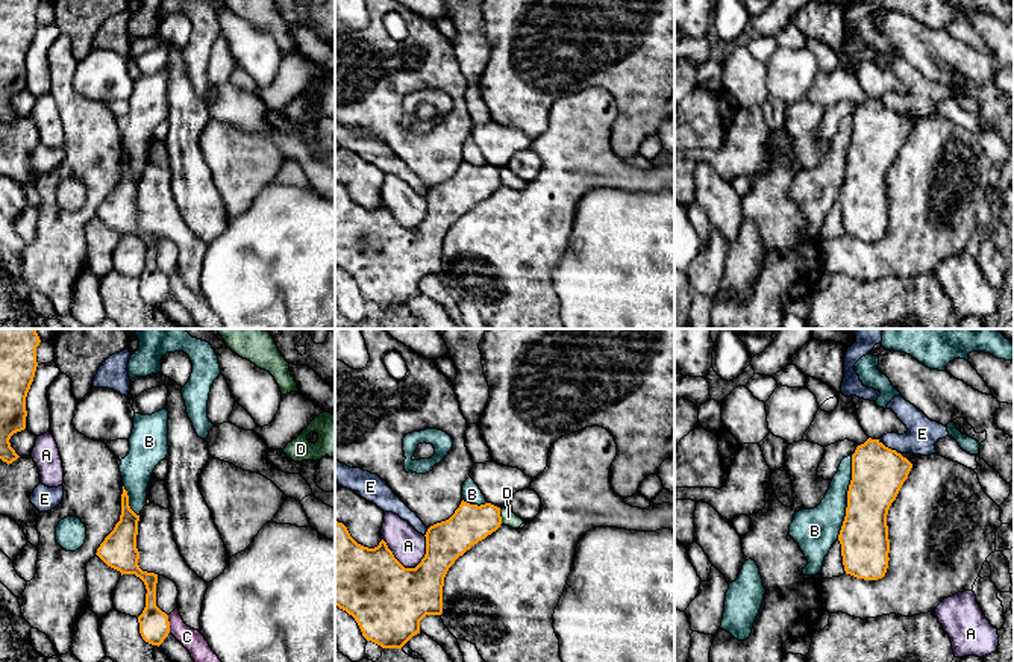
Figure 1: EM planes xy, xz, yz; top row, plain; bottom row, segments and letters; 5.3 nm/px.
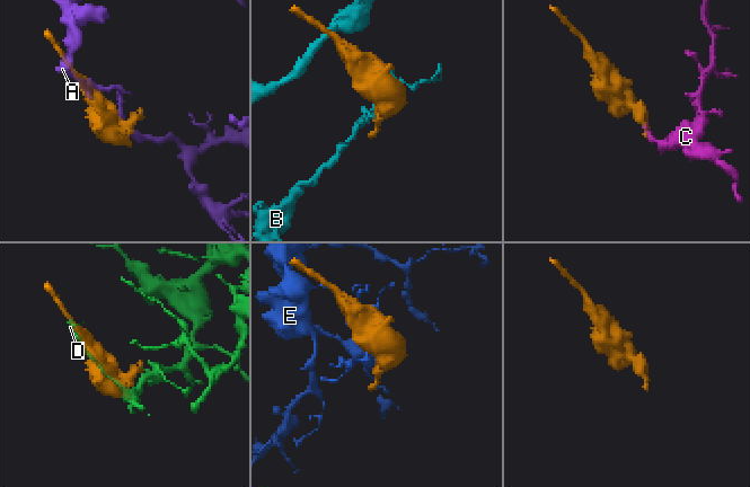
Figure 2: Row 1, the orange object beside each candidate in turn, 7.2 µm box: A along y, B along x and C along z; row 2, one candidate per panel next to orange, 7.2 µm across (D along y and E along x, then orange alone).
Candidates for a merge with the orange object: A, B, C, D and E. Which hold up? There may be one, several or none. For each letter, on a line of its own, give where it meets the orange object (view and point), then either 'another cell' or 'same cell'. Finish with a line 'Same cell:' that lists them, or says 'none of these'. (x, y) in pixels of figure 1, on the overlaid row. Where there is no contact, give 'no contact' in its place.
A: xz (400, 564) | another cell
B: yz (848, 497) | another cell
C: xy (168, 624) | another cell
D: xz (500, 517) | another cell
E: yz (887, 447) | another cell
Same cell: none of these

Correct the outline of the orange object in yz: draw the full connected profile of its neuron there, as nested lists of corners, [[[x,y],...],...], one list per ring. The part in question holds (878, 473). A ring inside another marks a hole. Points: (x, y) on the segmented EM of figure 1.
[[[868,438],[852,454],[846,517],[838,535],[846,574],[882,579],[888,568],[887,515],[912,464],[879,439]]]

